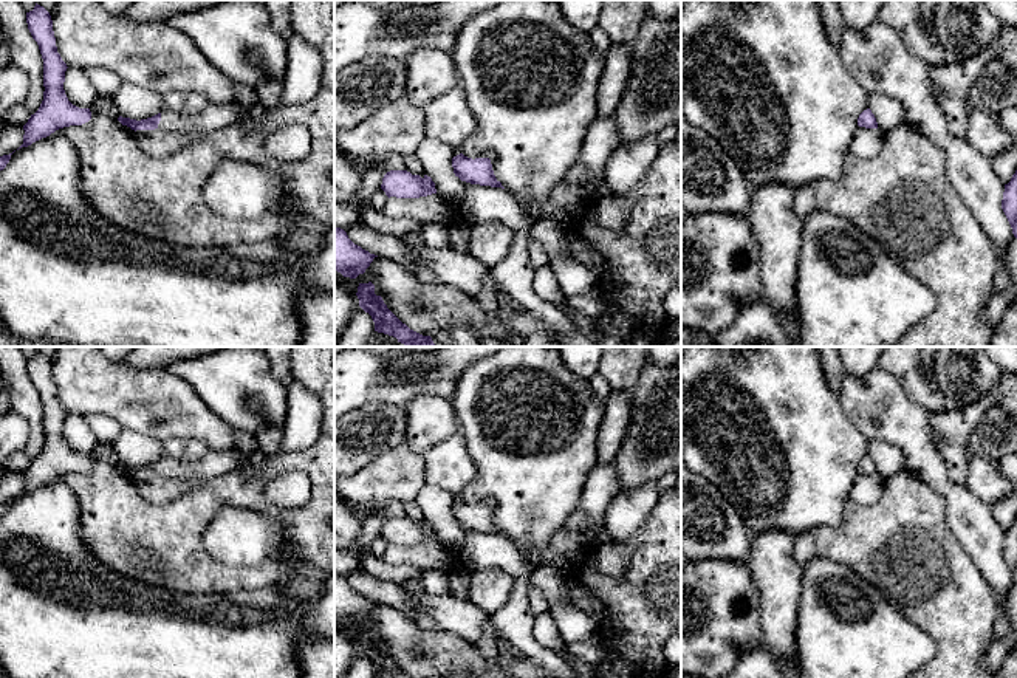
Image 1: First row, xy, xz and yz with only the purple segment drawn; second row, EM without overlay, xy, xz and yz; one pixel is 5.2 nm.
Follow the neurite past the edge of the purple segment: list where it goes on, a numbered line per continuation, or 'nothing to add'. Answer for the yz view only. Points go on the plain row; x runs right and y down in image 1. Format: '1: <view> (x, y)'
nothing to add

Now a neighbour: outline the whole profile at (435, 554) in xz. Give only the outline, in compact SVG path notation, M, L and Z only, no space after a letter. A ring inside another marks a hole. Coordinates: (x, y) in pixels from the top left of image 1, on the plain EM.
M440 540L419 545L390 543L382 559L390 565L413 565L421 571L441 570L450 573L464 565L463 550L452 548Z

